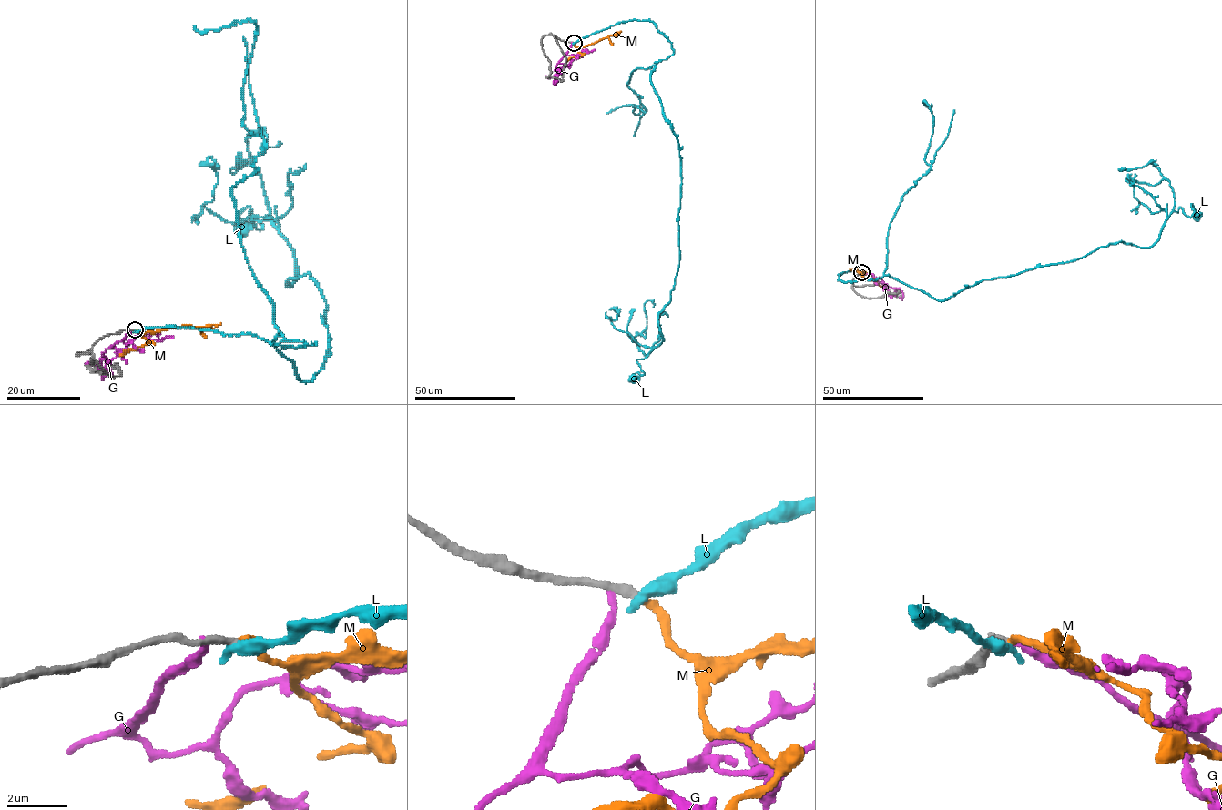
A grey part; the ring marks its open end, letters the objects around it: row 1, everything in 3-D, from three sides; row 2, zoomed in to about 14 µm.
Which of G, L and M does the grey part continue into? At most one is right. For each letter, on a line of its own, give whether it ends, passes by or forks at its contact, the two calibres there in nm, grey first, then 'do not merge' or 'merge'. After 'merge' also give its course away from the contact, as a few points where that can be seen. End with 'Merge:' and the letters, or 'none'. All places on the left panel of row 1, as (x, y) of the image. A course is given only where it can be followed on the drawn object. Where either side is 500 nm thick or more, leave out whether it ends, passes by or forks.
G: it ends there; 320 nm thick on the grey side, 200 nm on the other; do not merge
L: it ends there; 280 nm thick on the grey side, 480 nm on the other; do not merge
M: it ends there; 280 nm thick on the grey side, 220 nm on the other; merge; it runs (134, 329), (156, 332), (181, 326), (221, 324)
Merge: M

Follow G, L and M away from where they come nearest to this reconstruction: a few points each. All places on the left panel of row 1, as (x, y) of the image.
G: (131, 329), (104, 351), (105, 359), (99, 363), (101, 374), (106, 375)
L: (135, 329), (315, 342), (273, 339), (310, 380), (318, 285), (288, 285), (269, 219), (242, 225)
M: (134, 329), (156, 332), (181, 326), (221, 324)

